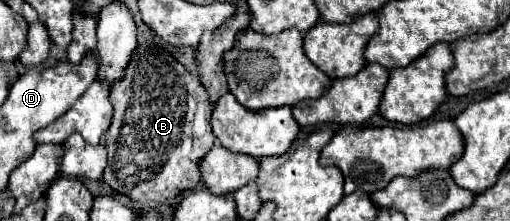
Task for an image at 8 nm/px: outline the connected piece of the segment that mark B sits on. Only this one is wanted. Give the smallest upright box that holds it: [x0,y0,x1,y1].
[101,44,215,204]

